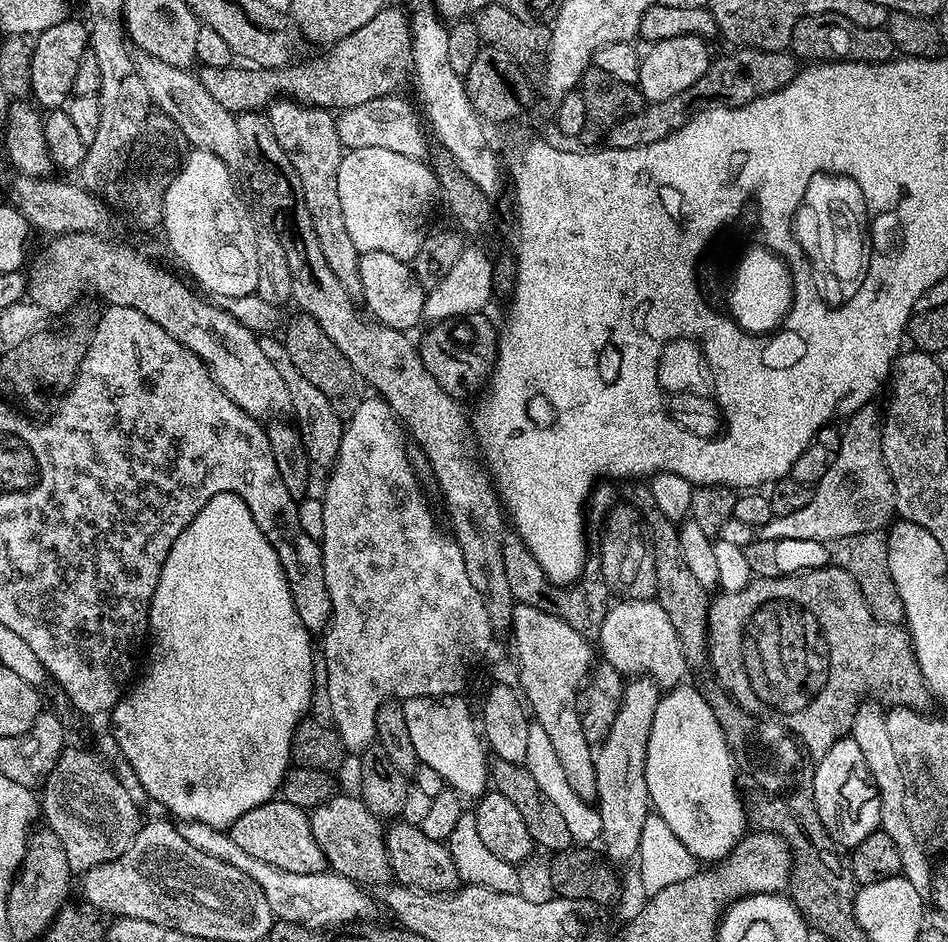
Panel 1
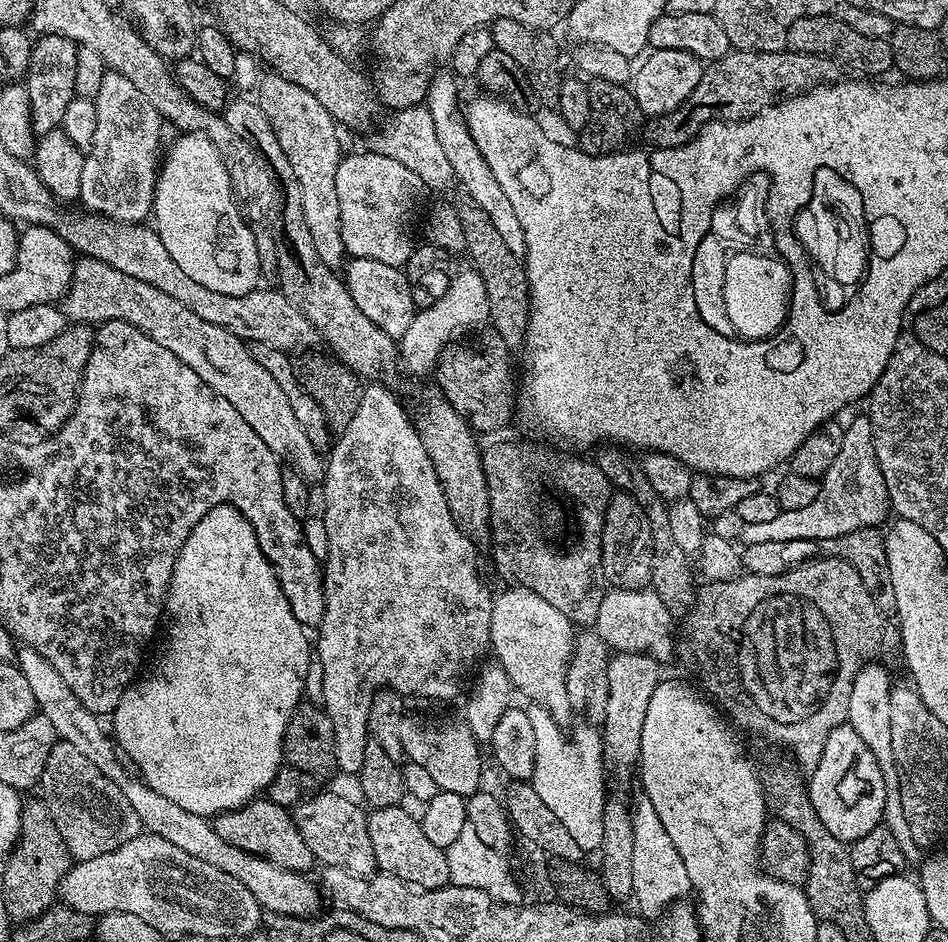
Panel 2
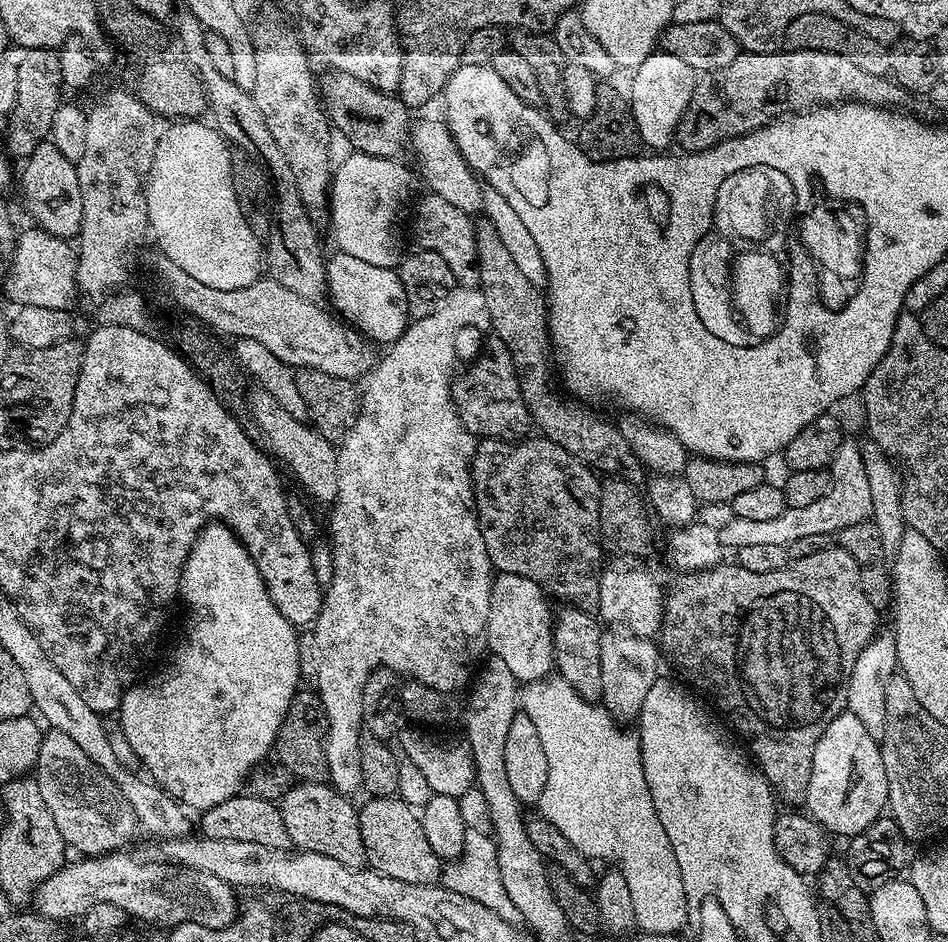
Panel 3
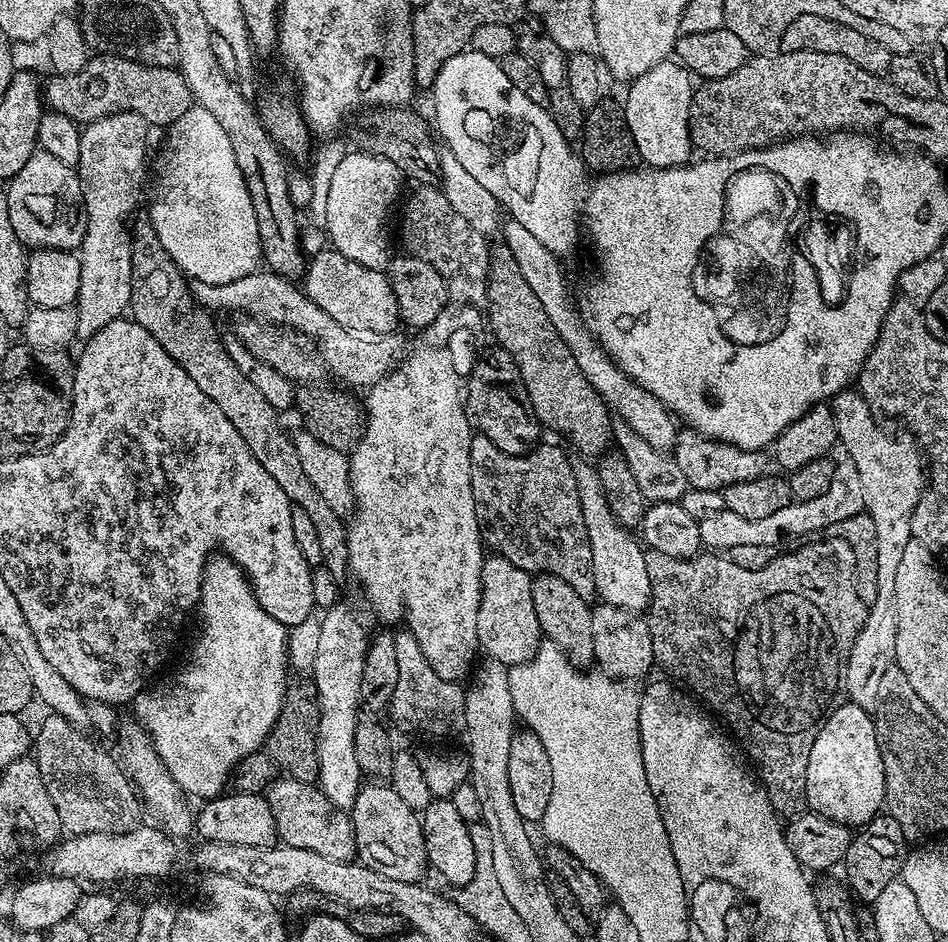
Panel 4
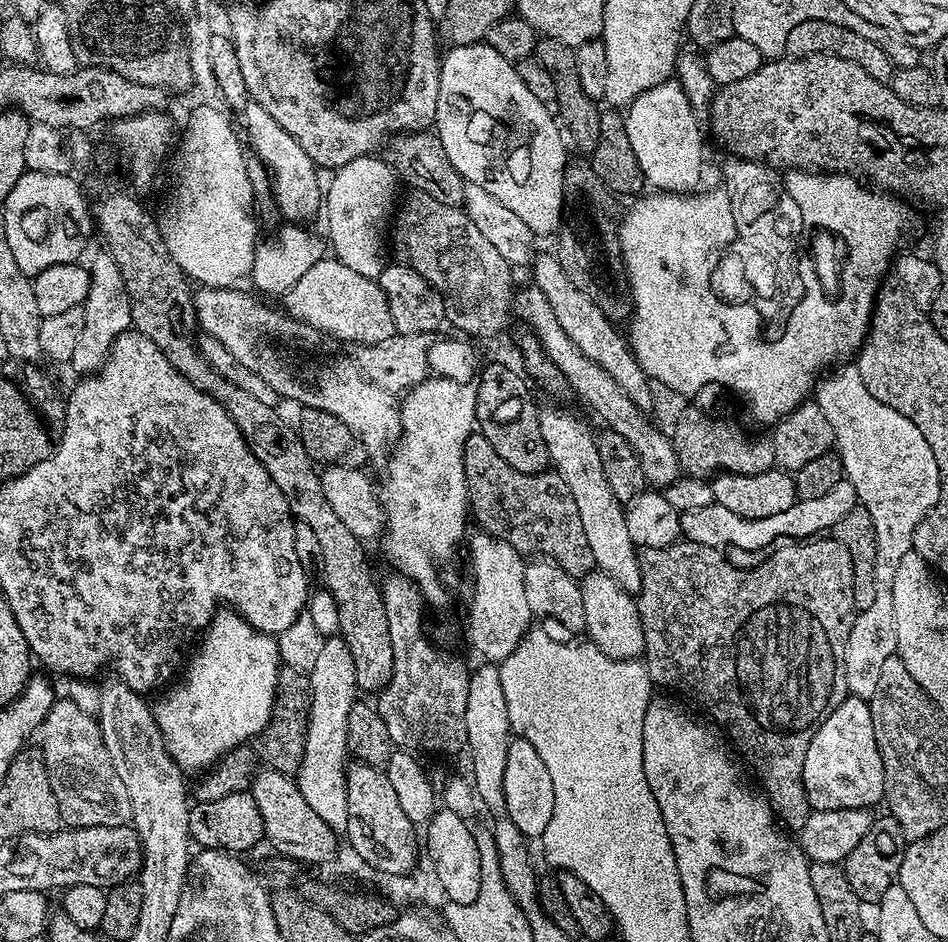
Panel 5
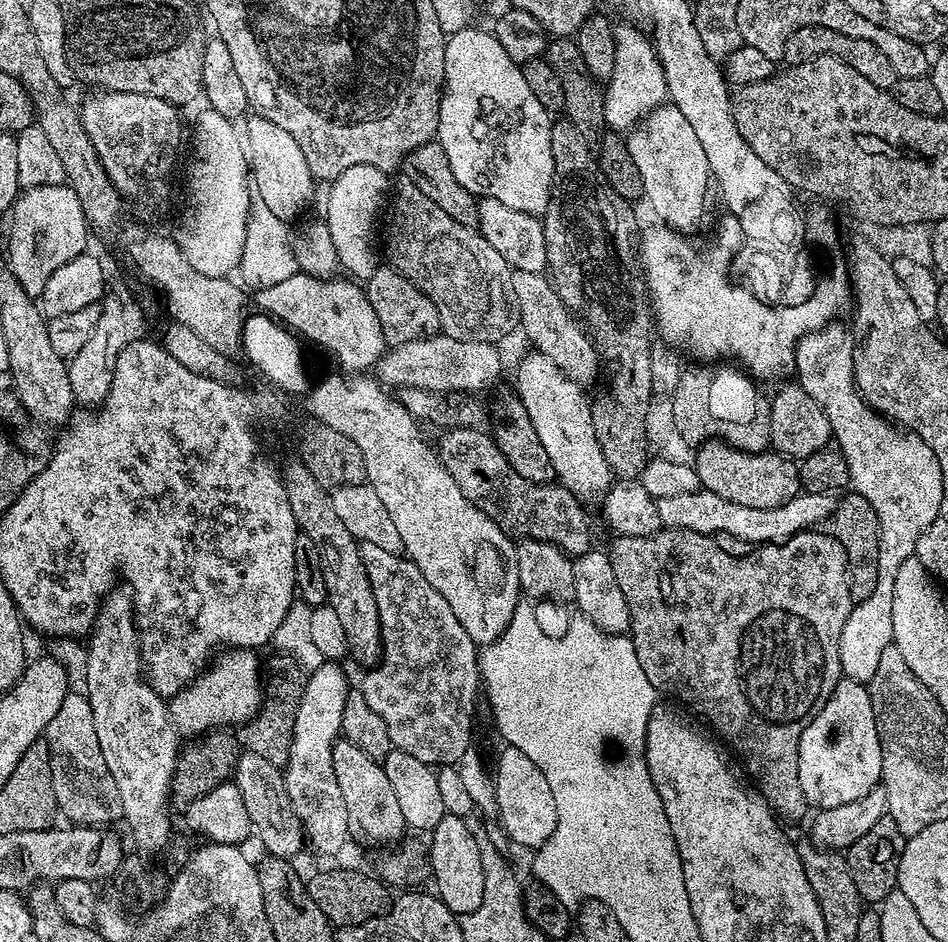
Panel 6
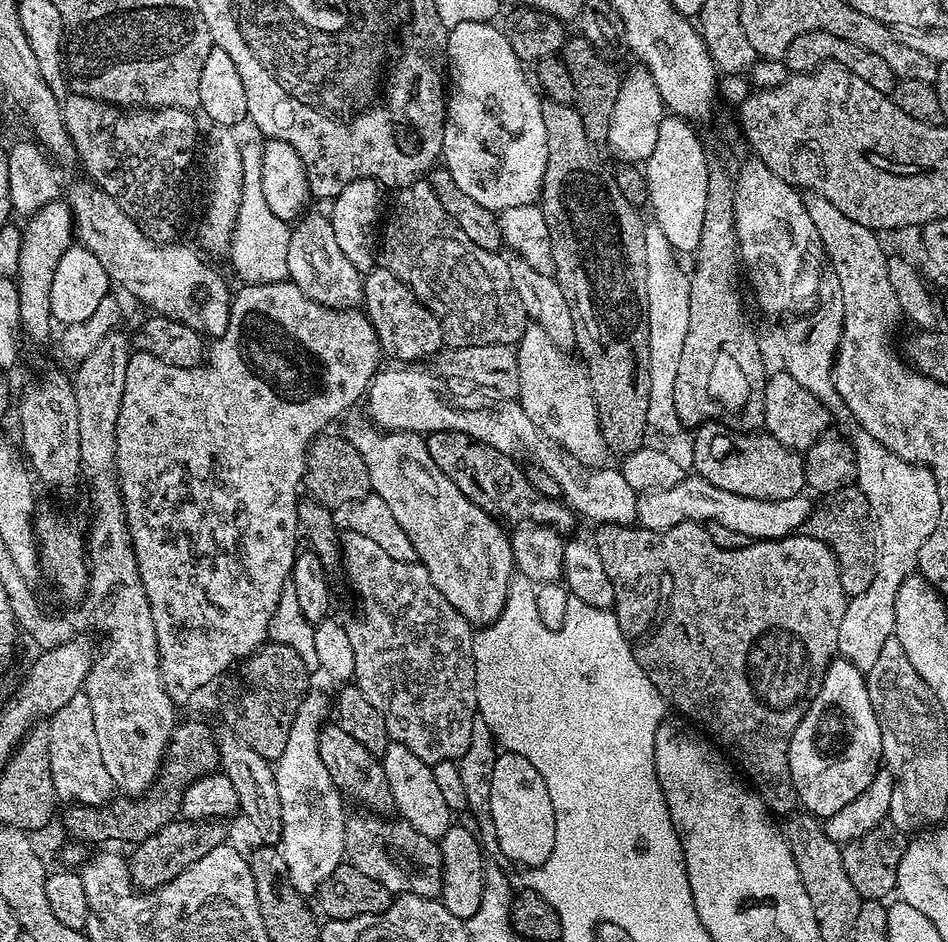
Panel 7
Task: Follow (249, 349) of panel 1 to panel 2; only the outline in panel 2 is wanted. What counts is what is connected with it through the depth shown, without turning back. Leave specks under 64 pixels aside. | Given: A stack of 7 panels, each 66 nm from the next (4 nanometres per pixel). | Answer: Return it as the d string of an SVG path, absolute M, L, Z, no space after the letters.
M80 258L75 261L72 282L68 287L67 295L62 300L62 307L69 321L89 326L107 324L109 320L130 322L130 326L154 338L158 346L166 346L166 350L170 350L178 359L186 362L186 366L190 366L190 370L194 370L194 374L198 374L202 382L206 382L219 396L226 398L226 402L230 402L230 406L234 406L234 410L238 410L238 414L246 418L247 424L254 429L254 434L258 434L258 438L262 438L262 442L266 442L266 446L270 446L270 450L281 461L289 460L287 463L290 468L296 471L307 484L316 486L323 481L325 457L321 449L316 448L314 442L310 442L310 438L306 438L306 430L302 430L298 418L294 418L294 406L290 406L290 398L282 394L282 386L278 386L274 374L270 374L270 370L266 370L252 357L248 344L239 340L230 330L216 326L214 322L206 322L206 318L198 318L194 310L182 306L182 302L178 302L170 294L164 294L162 290L138 278L132 278L130 274L124 274L122 270L106 262L91 258Z

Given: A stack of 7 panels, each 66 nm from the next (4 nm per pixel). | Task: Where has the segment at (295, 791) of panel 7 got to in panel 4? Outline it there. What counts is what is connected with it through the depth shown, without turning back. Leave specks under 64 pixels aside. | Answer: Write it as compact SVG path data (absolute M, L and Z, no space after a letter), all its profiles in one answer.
M337 602L323 613L320 620L322 635L318 641L318 658L314 658L311 679L316 682L320 721L318 722L318 787L335 808L351 810L354 798L362 787L358 757L354 755L354 726L362 712L360 683L364 655L368 652L370 632L344 605Z

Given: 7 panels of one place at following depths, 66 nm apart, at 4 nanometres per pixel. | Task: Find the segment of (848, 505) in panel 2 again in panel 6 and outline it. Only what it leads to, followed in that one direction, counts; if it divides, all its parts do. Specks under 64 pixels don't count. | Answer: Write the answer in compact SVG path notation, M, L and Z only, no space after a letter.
M701 490L657 500L656 509L664 528L685 528L711 537L717 534L721 537L733 536L736 540L745 540L748 546L759 546L779 544L800 532L823 525L836 509L837 503L837 497L826 492L801 491L800 495L790 498L786 506L774 506L774 510L750 510L750 506L738 506L738 502L726 502L726 498L718 498L718 494Z

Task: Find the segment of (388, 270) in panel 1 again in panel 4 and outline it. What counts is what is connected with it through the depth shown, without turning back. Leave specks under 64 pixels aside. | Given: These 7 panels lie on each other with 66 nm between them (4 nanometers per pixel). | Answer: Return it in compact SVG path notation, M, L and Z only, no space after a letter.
M335 250L315 253L307 261L302 291L308 299L326 310L334 322L346 326L351 332L373 332L387 336L395 333L396 324L401 323L398 298L394 298L387 275L379 268L362 266L362 262L354 262L354 258L346 258L346 254Z

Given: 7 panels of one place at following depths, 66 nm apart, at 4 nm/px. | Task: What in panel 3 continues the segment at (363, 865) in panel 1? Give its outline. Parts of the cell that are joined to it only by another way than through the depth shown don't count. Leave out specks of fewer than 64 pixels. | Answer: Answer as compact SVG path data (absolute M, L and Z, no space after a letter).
M293 783L290 791L278 802L280 817L286 826L289 841L299 851L326 854L326 858L335 858L351 868L361 867L365 863L362 846L362 830L357 805L351 804L349 797L336 791L331 783L310 784Z

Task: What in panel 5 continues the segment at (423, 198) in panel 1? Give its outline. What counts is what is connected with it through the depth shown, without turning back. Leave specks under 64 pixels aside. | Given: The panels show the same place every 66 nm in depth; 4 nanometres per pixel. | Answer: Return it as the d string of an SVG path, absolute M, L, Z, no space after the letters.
M379 155L359 156L346 162L331 173L332 181L326 184L326 212L328 210L327 243L334 251L335 259L341 260L350 270L364 278L376 280L382 274L386 257L386 237L390 221L398 204L396 184L398 177L387 159Z

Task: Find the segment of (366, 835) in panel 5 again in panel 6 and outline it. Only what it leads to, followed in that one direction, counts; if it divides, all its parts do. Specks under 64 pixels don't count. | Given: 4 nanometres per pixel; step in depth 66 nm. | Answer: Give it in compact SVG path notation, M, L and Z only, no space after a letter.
M343 738L337 739L332 748L332 757L334 778L338 778L338 786L342 789L342 802L346 802L349 837L364 846L392 844L395 840L402 839L404 832L406 833L406 825L394 790L386 779L383 763L370 758L370 754L358 750L354 742Z

